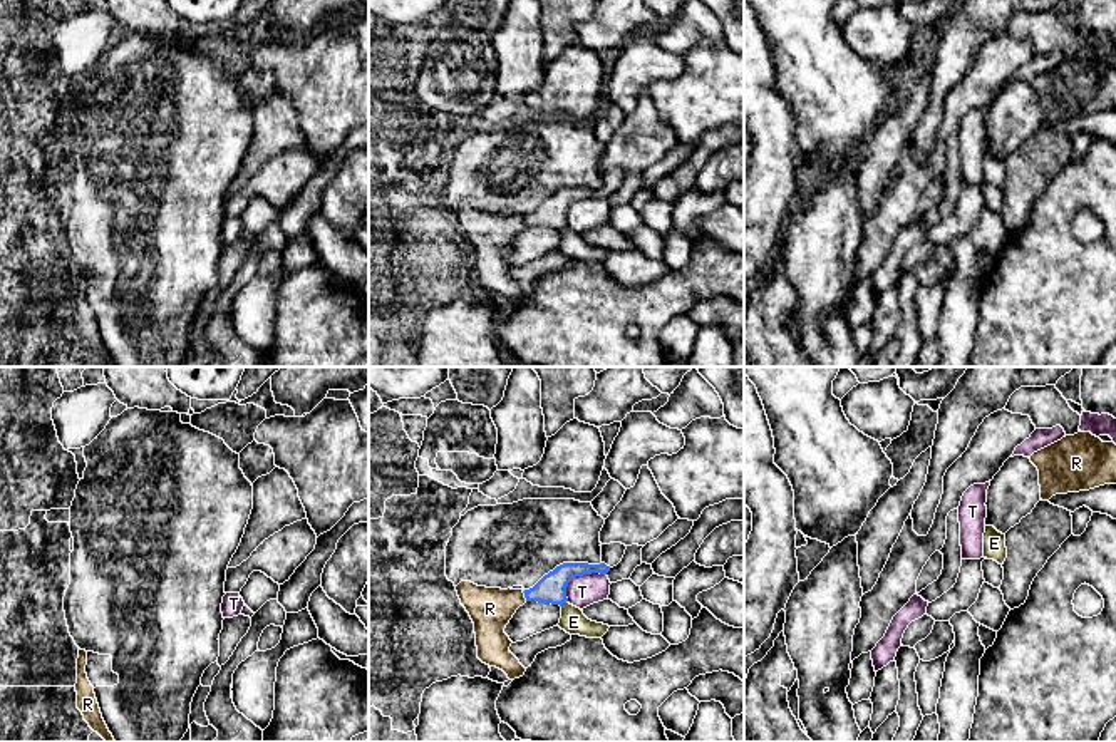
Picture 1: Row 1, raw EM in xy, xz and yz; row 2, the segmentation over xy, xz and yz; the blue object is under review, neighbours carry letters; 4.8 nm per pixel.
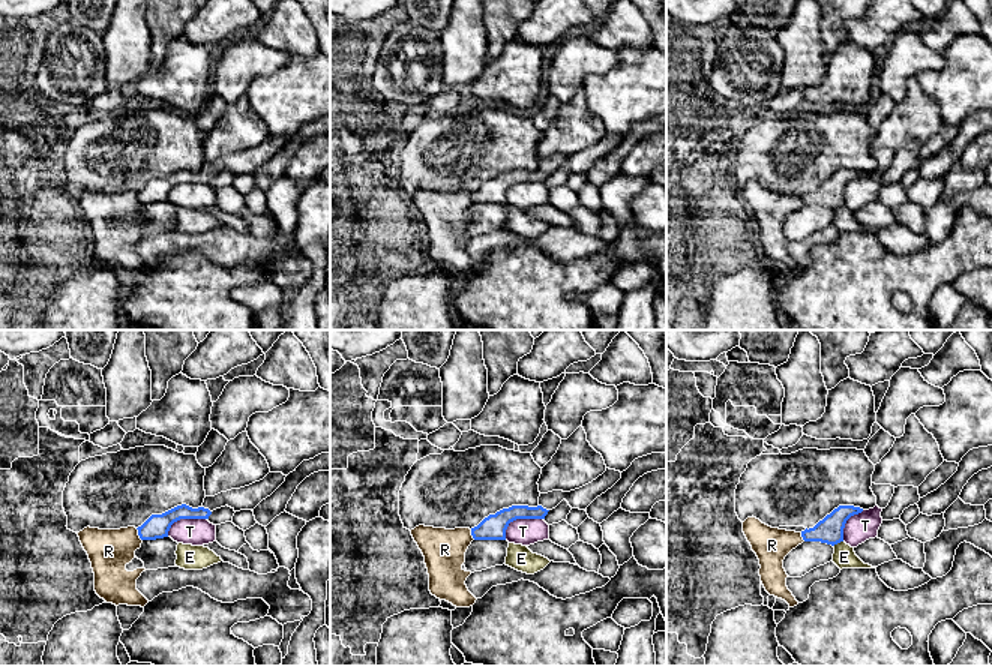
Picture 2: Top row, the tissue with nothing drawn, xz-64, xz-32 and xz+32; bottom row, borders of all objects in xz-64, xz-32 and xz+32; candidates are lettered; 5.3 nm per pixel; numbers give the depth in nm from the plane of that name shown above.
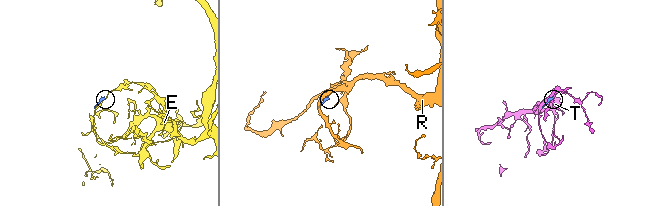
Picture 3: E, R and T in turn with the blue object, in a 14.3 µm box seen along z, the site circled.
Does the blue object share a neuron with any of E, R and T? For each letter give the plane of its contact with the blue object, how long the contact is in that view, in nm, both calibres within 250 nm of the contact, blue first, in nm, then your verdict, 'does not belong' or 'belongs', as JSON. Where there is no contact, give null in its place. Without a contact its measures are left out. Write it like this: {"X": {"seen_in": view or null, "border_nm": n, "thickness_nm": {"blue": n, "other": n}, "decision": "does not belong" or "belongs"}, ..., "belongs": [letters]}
{"E": {"seen_in": "xz", "border_nm": 50, "thickness_nm": {"blue": 140, "other": 120}, "decision": "does not belong"}, "R": {"seen_in": "xz", "border_nm": 50, "thickness_nm": {"blue": 140, "other": 200}, "decision": "does not belong"}, "T": {"seen_in": "xz", "border_nm": 240, "thickness_nm": {"blue": 140, "other": 150}, "decision": "does not belong"}, "belongs": []}

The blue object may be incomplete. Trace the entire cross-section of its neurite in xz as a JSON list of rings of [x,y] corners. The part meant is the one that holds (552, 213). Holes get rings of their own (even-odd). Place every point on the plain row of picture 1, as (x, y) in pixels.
[[[622,167],[600,169],[602,171],[602,188],[563,188],[553,196],[545,199],[533,213],[524,214],[526,226],[563,229],[568,226],[566,211],[568,208],[583,199],[600,198],[607,199],[613,191],[617,191],[627,171]]]

